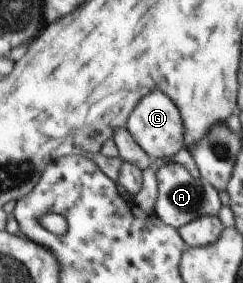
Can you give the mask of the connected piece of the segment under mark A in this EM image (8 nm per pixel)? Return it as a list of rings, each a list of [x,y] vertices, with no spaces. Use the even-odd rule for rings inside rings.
[[[168,163],[155,172],[157,197],[153,211],[156,217],[176,230],[202,216],[216,216],[221,204],[218,192],[206,181],[192,178],[188,171],[178,163]]]

